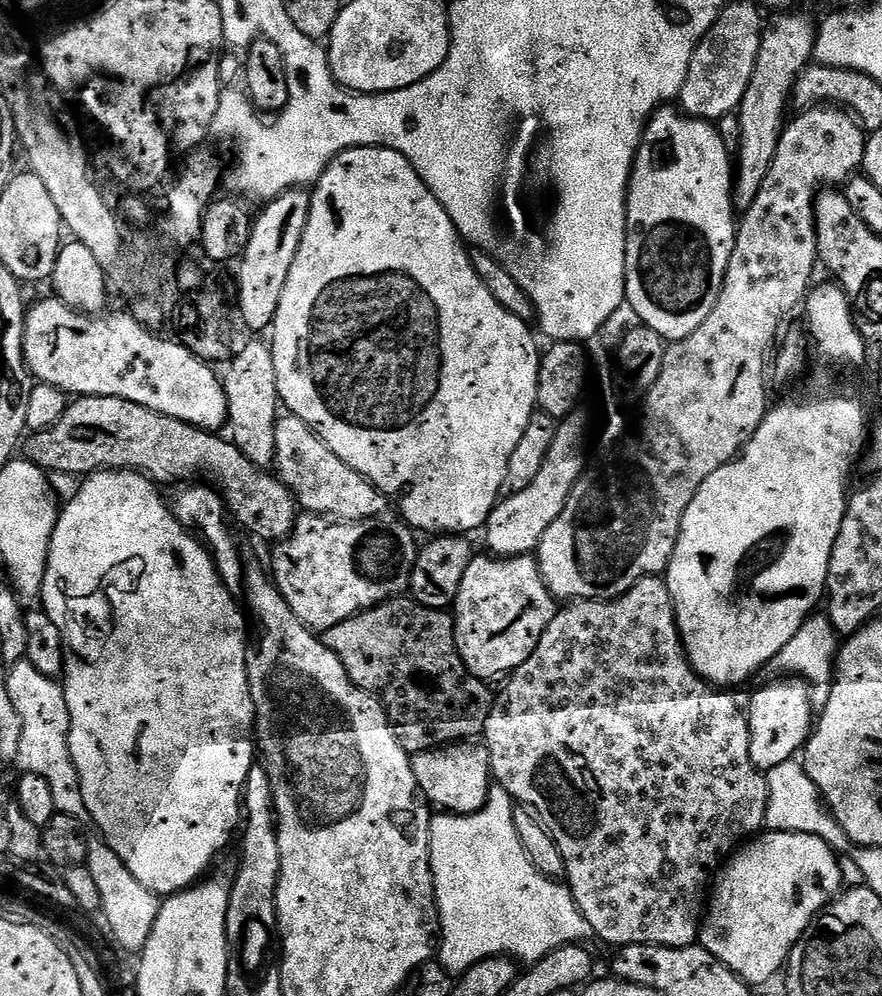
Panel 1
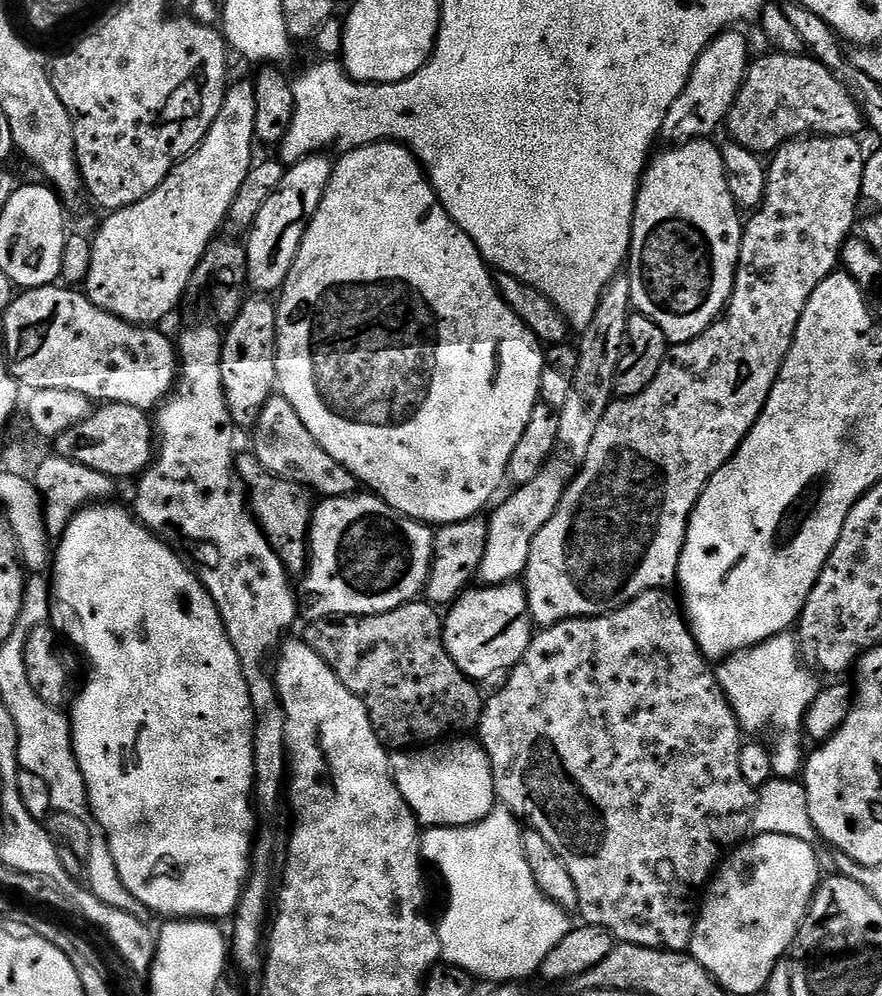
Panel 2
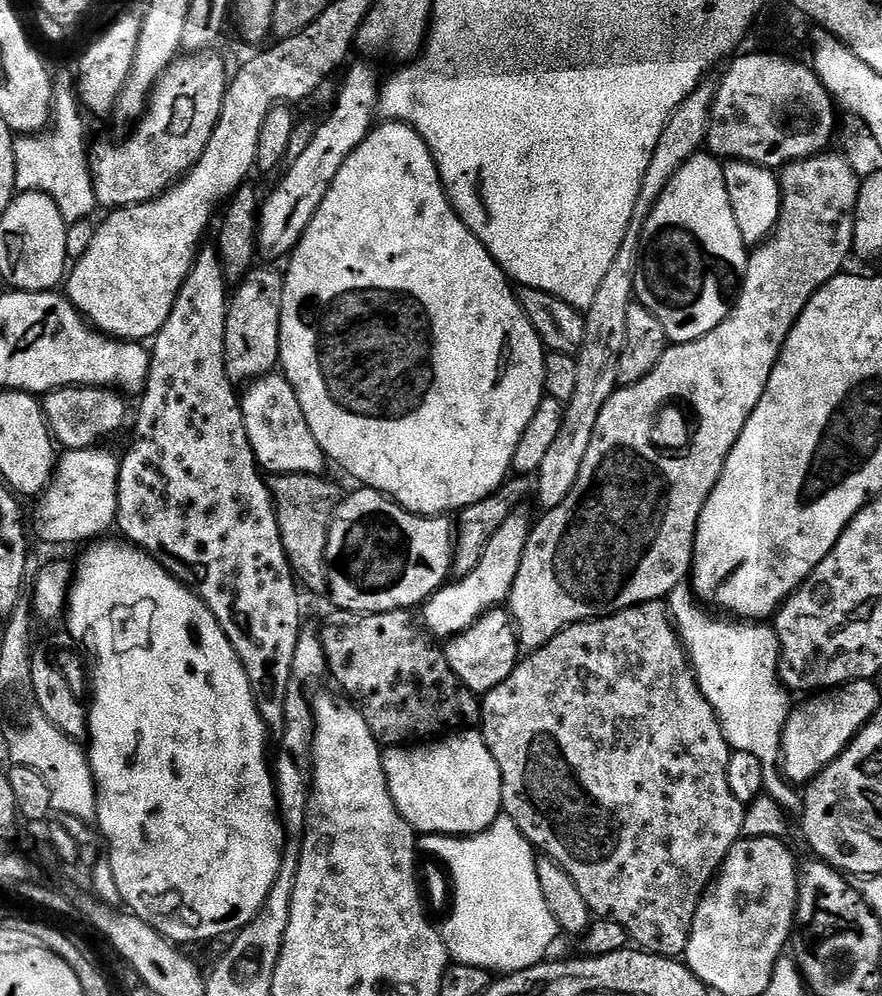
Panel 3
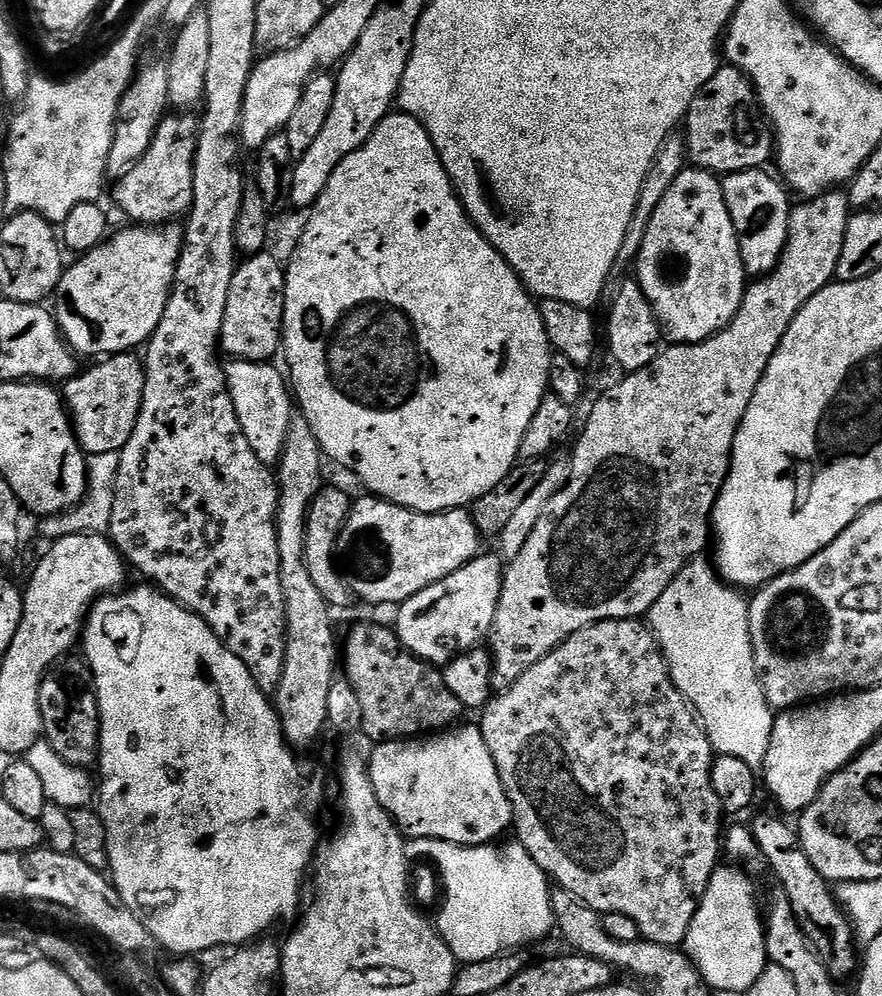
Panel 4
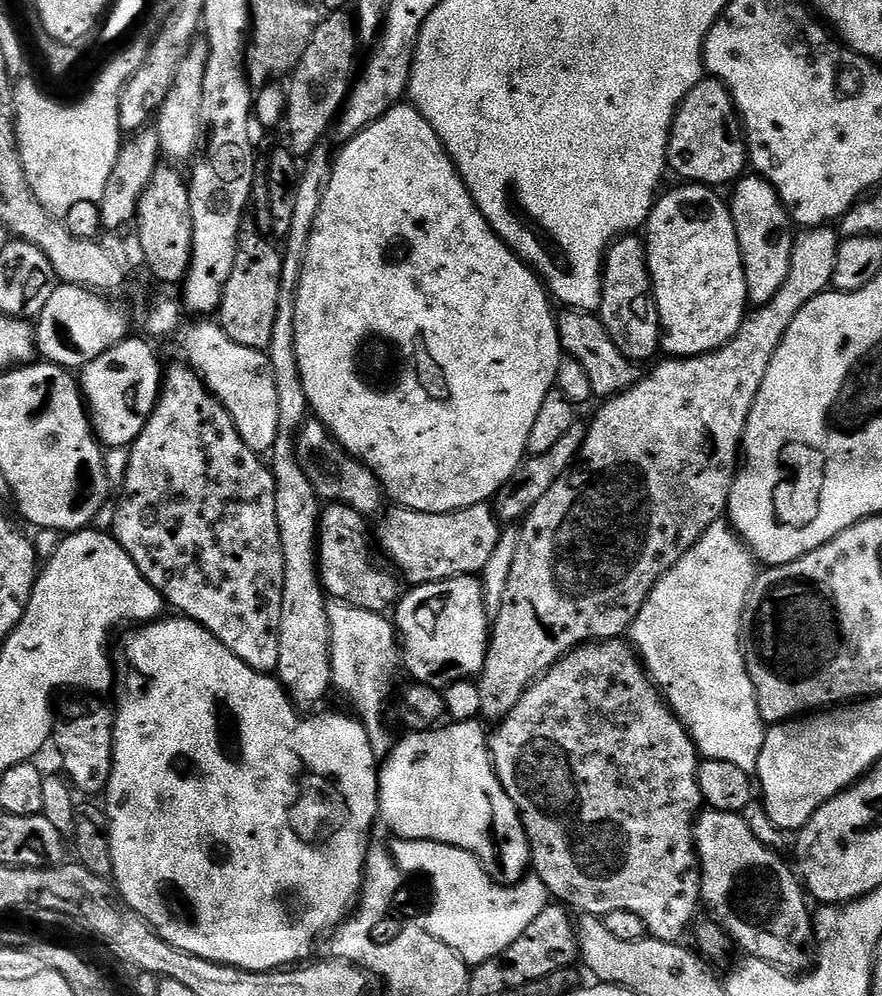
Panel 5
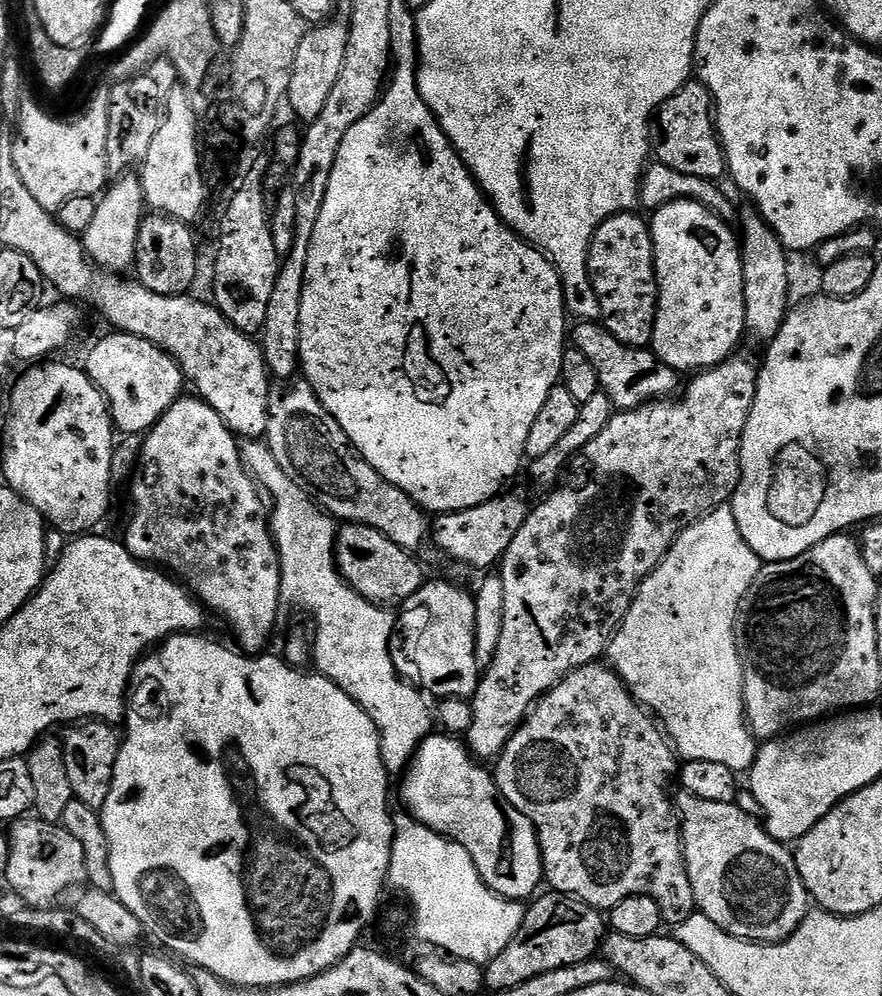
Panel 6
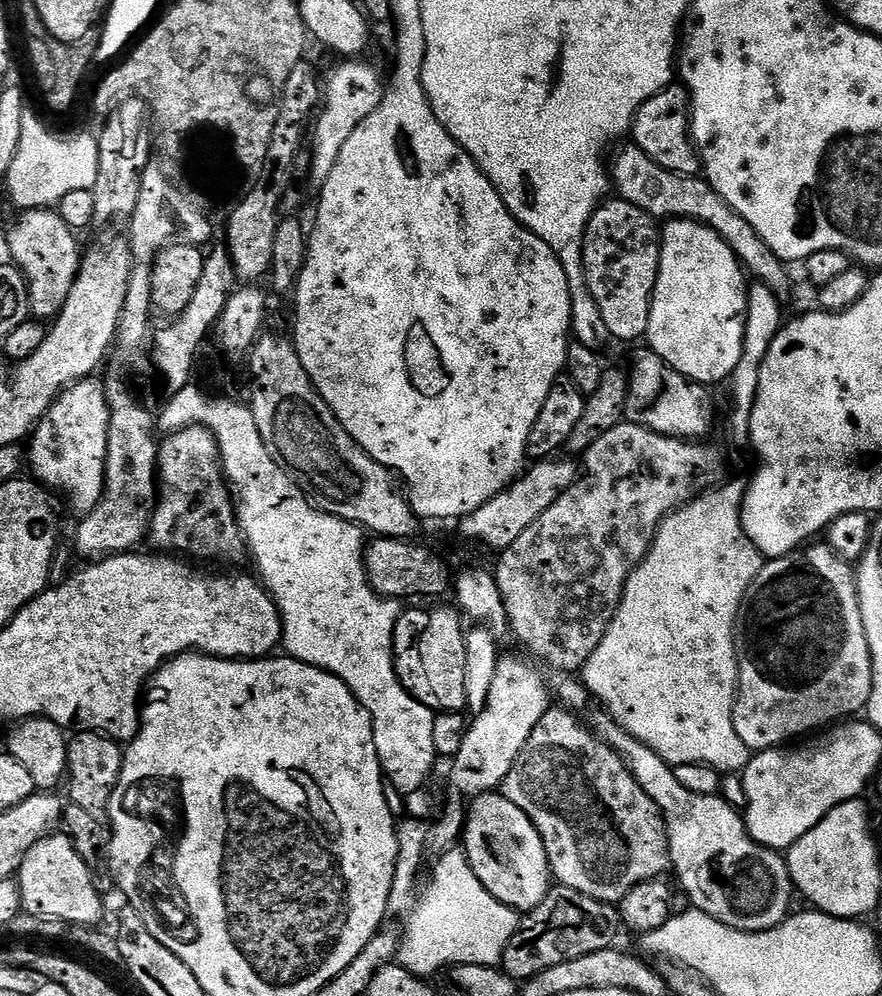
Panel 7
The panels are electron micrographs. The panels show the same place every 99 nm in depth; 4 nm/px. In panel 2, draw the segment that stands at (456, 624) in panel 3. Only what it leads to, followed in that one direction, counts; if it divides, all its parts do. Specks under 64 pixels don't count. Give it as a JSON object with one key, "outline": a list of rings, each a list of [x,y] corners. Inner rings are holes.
{"outline":[[[559,458],[549,460],[538,474],[538,478],[519,485],[513,491],[516,492],[513,496],[508,496],[500,505],[498,505],[499,503],[495,505],[496,513],[488,520],[486,554],[482,554],[482,566],[478,573],[481,585],[510,584],[523,577],[528,565],[530,546],[534,542],[538,530],[542,530],[542,526],[546,526],[546,522],[550,522],[554,510],[558,510],[558,506],[562,502],[564,491],[572,483],[574,468],[571,466],[573,467],[573,465],[567,459],[564,460],[559,460]]]}

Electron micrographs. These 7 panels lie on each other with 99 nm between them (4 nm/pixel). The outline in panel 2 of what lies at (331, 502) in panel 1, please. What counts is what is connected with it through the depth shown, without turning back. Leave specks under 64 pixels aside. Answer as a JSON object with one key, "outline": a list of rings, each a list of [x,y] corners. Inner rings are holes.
{"outline":[[[273,394],[266,402],[259,420],[254,425],[256,432],[256,448],[254,454],[262,462],[266,470],[270,470],[275,476],[284,476],[295,484],[303,484],[317,497],[327,498],[329,496],[350,496],[357,491],[358,481],[350,470],[346,470],[306,430],[306,422],[298,418],[298,410],[290,406],[286,397]]]}

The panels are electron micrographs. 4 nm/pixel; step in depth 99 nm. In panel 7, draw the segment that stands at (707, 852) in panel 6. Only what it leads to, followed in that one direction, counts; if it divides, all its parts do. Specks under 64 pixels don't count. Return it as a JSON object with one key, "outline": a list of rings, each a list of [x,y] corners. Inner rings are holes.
{"outline":[[[597,710],[592,720],[590,719],[590,727],[605,744],[609,744],[624,759],[625,766],[632,771],[642,790],[650,794],[650,798],[664,815],[664,822],[668,825],[670,868],[673,873],[676,871],[676,876],[688,895],[687,903],[691,907],[710,914],[710,918],[718,918],[718,922],[734,930],[743,932],[765,932],[777,928],[788,919],[793,911],[792,896],[794,897],[788,861],[777,849],[762,846],[749,834],[745,817],[735,807],[728,804],[720,794],[690,794],[690,790],[686,790],[686,786],[678,782],[673,765],[667,764],[658,754],[654,754],[654,750],[638,742],[634,734],[618,726],[607,712]]]}

